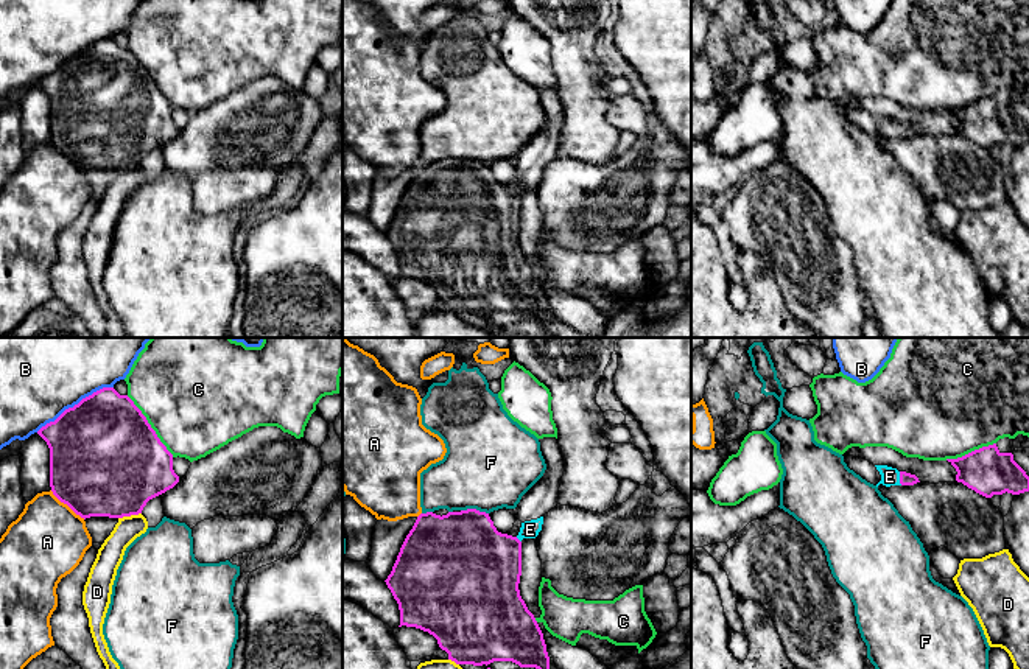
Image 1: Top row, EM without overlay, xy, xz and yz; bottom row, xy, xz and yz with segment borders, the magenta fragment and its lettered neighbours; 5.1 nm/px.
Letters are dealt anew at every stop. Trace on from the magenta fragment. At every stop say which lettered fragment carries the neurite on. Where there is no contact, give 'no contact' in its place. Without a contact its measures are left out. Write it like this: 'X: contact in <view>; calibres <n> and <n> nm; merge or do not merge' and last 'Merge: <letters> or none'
A: contact in xy; calibres 500 and 400 nm; do not merge
B: contact in xy; calibres 500 and 500 nm; do not merge
C: contact in xy; calibres 500 and 480 nm; do not merge
D: contact in xy; calibres 480 and 130 nm; do not merge
E: contact in yz; calibres 60 and 100 nm; merge
F: contact in xz; calibres 440 and 460 nm; do not merge
Merge: E

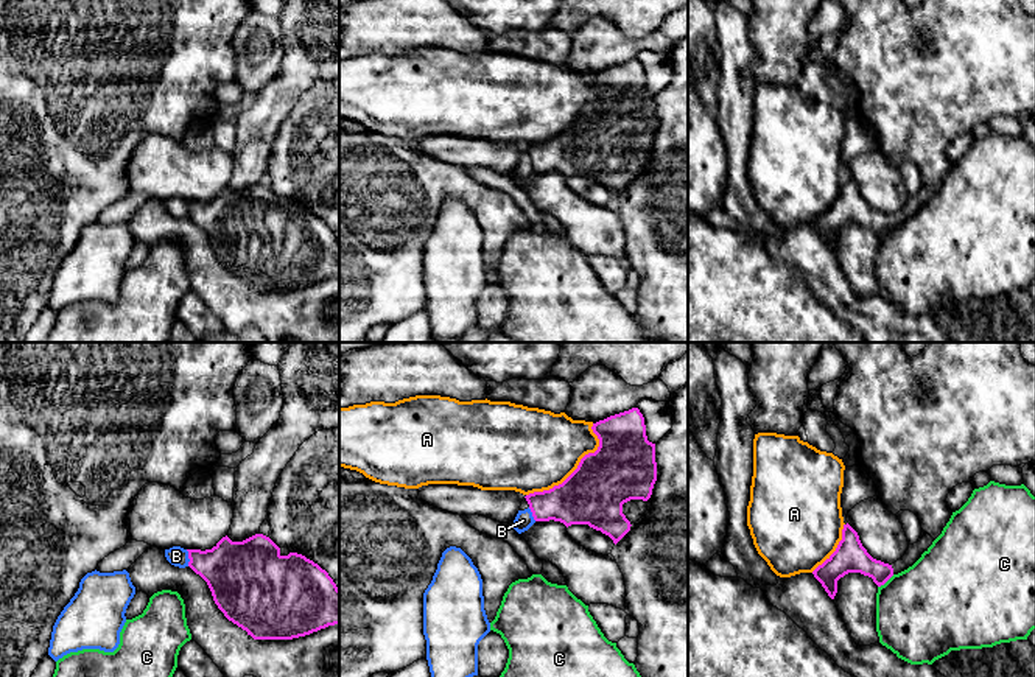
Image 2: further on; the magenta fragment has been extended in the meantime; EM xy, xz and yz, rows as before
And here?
A: contact in xz; calibres 340 and 440 nm; do not merge
B: contact in xy; calibres 300 and 100 nm; do not merge
C: contact in yz; calibres 170 and 480 nm; do not merge
Merge: none

